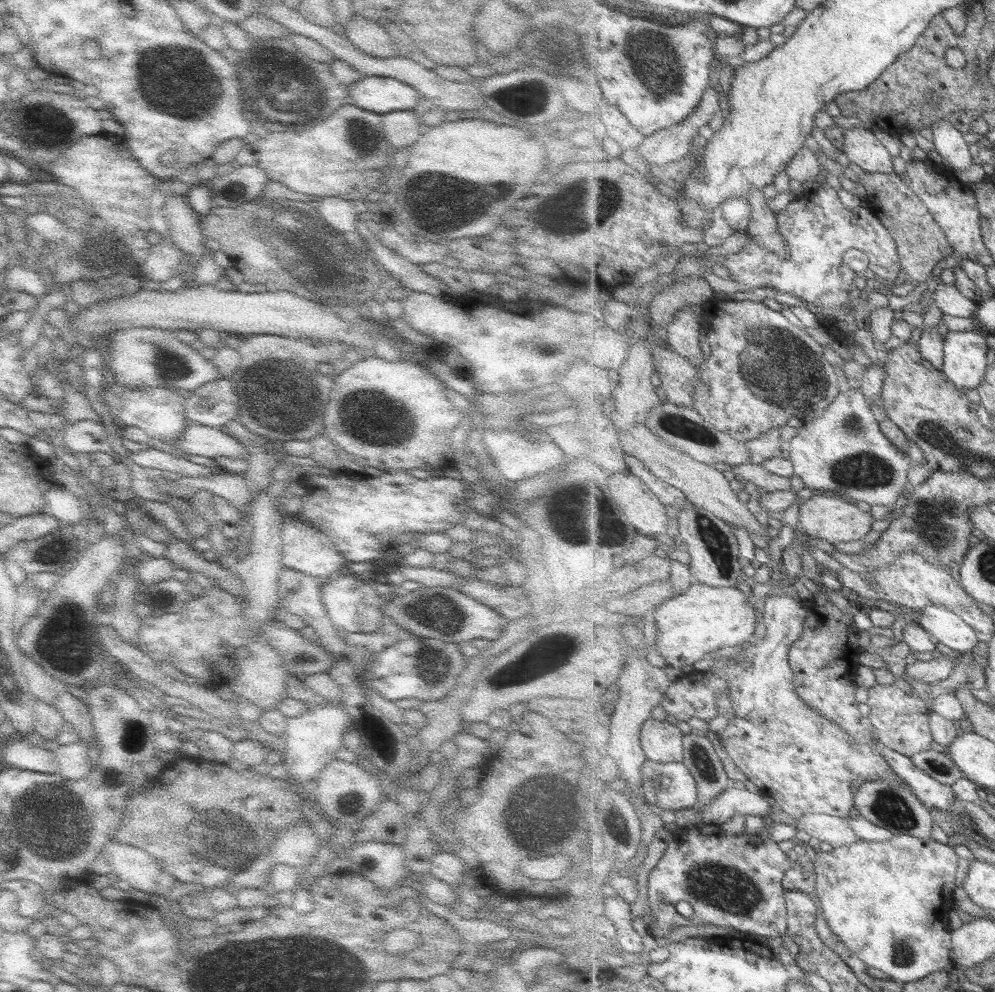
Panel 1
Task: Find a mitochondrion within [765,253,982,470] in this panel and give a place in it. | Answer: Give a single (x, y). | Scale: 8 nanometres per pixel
(854, 425)

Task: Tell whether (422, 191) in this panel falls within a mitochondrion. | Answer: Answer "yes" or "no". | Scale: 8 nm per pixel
yes

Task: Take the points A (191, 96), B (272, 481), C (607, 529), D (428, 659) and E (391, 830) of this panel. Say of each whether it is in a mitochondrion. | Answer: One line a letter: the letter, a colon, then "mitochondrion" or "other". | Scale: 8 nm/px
A: mitochondrion
B: other
C: mitochondrion
D: mitochondrion
E: other

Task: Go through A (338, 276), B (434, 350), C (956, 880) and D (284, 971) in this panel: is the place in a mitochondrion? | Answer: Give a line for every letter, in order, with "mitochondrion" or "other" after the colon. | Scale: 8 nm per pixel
A: mitochondrion
B: other
C: other
D: mitochondrion

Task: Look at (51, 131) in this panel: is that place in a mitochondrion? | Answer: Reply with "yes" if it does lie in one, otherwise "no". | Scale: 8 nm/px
yes

